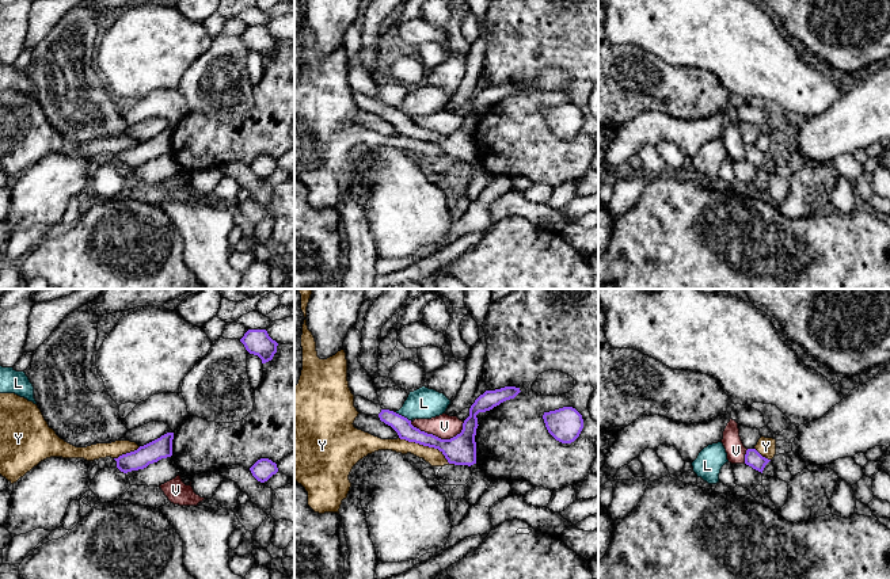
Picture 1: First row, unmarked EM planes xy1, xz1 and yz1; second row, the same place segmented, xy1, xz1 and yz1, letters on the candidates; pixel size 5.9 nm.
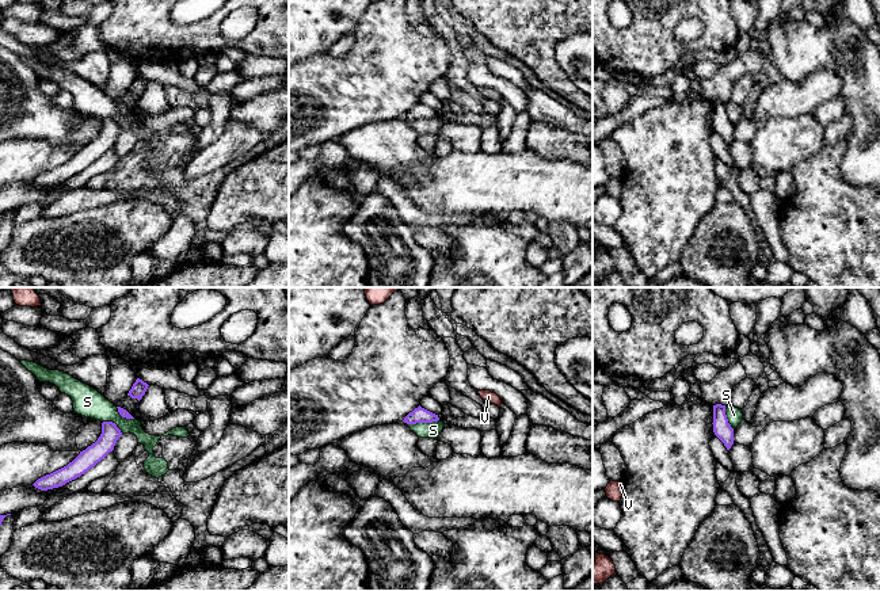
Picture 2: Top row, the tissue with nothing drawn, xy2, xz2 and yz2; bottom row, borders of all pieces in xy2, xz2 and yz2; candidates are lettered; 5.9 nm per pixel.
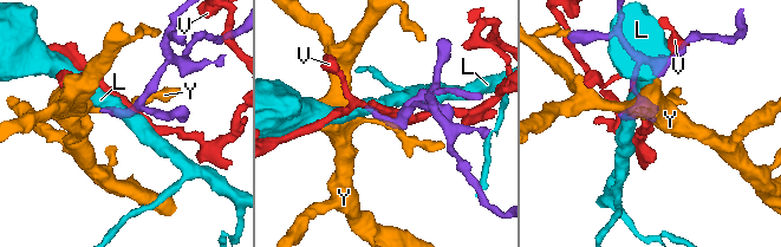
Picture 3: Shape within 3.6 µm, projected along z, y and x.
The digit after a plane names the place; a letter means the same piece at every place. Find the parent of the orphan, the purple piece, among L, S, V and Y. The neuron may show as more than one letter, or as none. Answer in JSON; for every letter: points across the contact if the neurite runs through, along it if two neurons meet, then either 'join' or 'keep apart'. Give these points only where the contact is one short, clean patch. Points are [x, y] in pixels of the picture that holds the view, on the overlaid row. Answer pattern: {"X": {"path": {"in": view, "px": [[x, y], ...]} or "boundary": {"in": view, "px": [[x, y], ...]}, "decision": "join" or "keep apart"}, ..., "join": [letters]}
{"L": {"boundary": {"in": "xz1", "px": [[395, 412], [410, 421]]}, "decision": "keep apart"}, "S": {"boundary": {"in": "xz2", "px": [[438, 419], [408, 424]]}, "decision": "keep apart"}, "V": {"boundary": {"in": "xz1", "px": [[410, 422], [421, 430], [441, 438], [455, 437], [464, 422]]}, "decision": "keep apart"}, "Y": {"boundary": {"in": "xz1", "px": [[399, 437], [433, 446], [449, 463], [455, 464]]}, "decision": "keep apart"}, "join": []}

